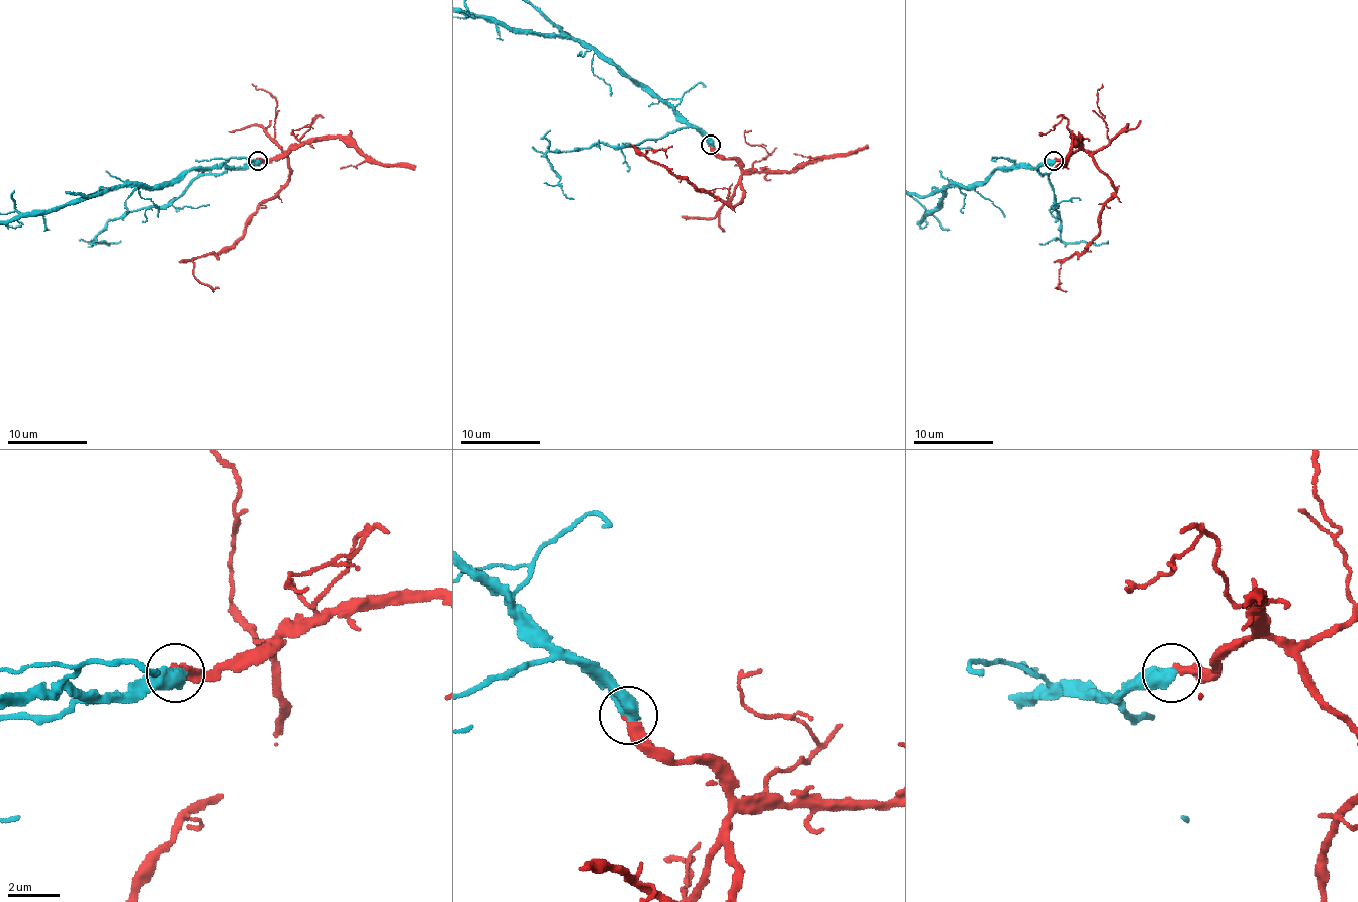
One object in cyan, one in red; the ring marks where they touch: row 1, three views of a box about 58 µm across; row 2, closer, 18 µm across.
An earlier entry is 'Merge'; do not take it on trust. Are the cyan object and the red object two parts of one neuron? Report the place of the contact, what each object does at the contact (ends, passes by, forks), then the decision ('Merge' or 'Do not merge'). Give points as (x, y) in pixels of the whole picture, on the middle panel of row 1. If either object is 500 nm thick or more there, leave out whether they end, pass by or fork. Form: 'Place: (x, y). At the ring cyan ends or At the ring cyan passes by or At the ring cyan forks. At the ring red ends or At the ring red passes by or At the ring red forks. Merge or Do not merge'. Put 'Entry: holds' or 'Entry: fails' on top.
Entry: holds
Place: (710, 145). Merge

